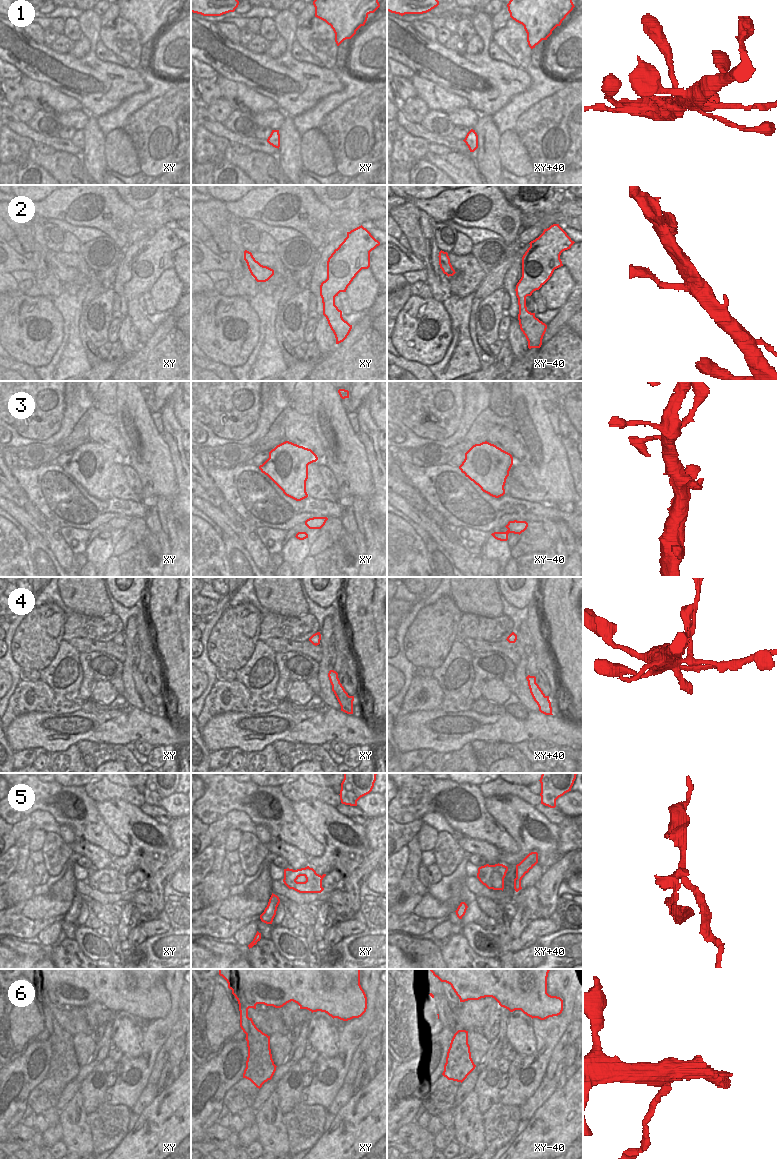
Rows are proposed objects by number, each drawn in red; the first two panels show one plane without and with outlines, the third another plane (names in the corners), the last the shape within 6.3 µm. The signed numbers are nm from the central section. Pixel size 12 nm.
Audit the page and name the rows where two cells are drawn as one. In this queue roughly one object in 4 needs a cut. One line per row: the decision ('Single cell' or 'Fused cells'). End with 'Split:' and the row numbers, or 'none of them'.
1: Single cell
2: Single cell
3: Single cell
4: Single cell
5: Fused cells
6: Fused cells
Split: 5, 6.

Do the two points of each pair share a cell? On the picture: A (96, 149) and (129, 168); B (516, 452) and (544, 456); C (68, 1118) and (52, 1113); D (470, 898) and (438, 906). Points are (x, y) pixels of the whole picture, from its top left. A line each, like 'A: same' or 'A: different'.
A: different
B: different
C: different
D: different

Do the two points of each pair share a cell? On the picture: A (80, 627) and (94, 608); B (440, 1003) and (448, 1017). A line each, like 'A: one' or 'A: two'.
A: two
B: one

